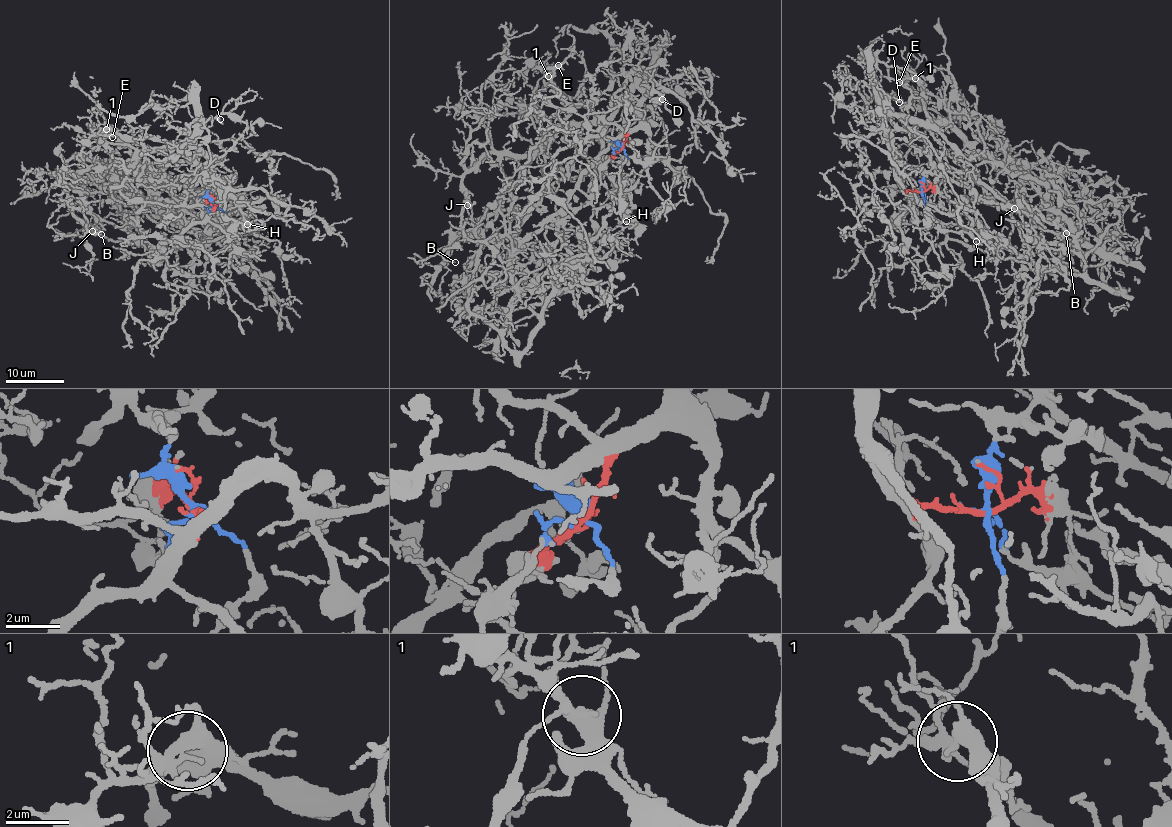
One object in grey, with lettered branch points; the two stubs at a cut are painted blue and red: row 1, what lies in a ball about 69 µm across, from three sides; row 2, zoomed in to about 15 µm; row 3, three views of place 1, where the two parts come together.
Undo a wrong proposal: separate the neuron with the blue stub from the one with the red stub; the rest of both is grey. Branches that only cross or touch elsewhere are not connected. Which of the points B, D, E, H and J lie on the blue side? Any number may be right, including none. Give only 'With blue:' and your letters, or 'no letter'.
With blue: no letter

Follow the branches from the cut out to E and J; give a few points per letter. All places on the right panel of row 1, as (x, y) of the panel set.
E: (920, 191), (908, 190), (897, 180), (885, 128), (888, 116), (926, 121), (926, 96), (916, 79), (898, 81)
J: (920, 191), (895, 177), (888, 116), (994, 140), (1018, 169), (1014, 208)

